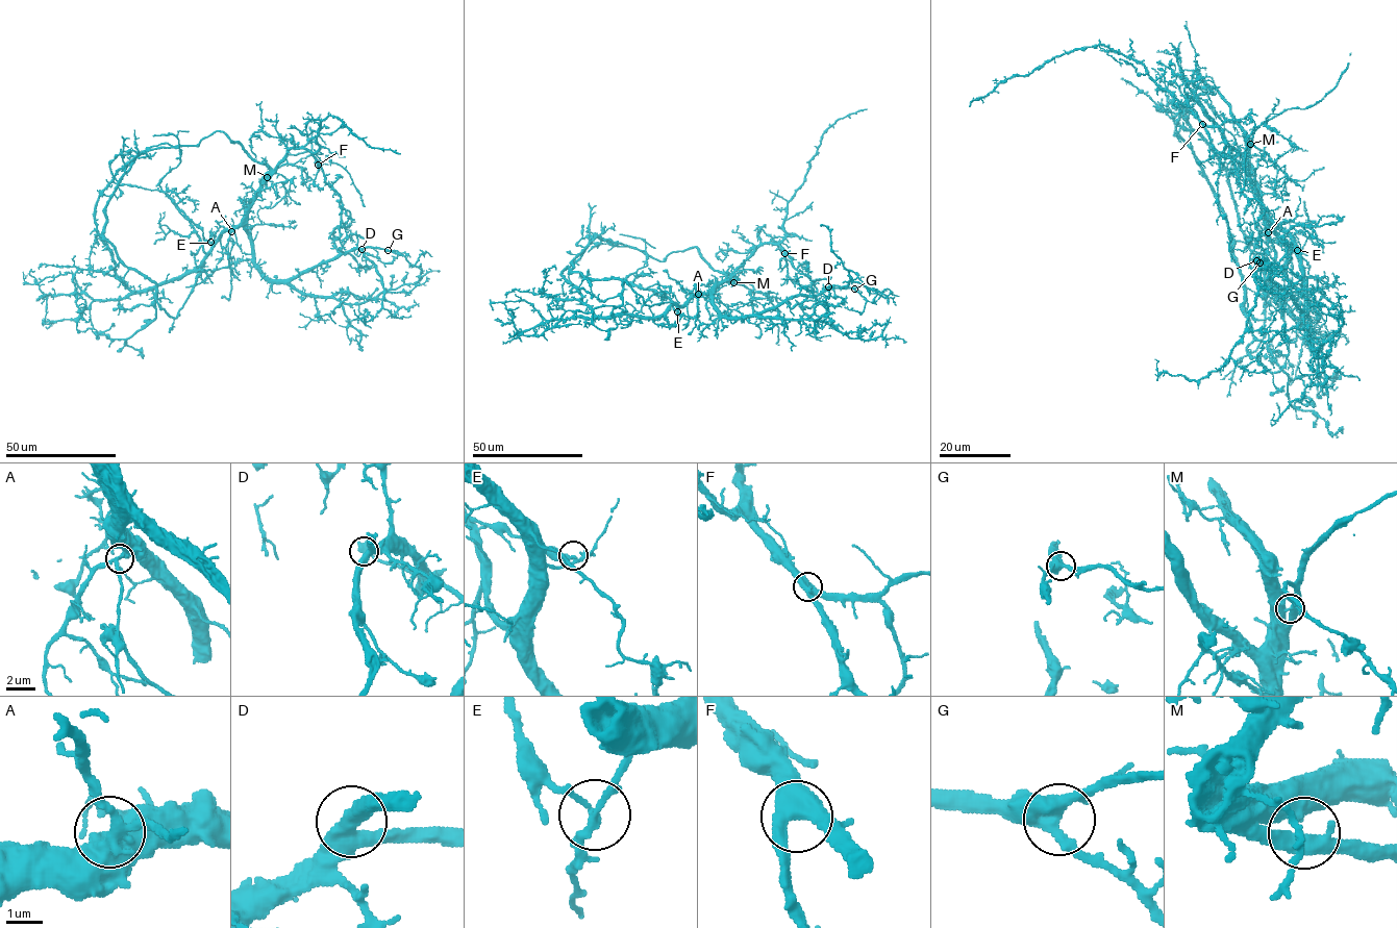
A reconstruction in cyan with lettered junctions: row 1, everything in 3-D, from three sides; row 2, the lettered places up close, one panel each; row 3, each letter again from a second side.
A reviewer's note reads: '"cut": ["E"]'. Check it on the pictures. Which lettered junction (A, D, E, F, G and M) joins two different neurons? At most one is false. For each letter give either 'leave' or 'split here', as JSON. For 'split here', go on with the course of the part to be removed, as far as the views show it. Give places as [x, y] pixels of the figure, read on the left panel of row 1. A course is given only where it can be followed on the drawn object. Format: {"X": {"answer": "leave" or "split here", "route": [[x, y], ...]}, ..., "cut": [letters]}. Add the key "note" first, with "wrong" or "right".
{"note": "right", "A": {"answer": "leave"}, "D": {"answer": "leave"}, "E": {"answer": "split here", "route": [[210, 243], [159, 185], [180, 161], [178, 148], [168, 143], [151, 146], [121, 171]]}, "F": {"answer": "leave"}, "G": {"answer": "leave"}, "M": {"answer": "leave"}, "cut": ["E"]}

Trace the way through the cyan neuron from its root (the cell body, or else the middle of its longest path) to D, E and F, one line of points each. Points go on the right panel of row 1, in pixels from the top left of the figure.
D: (1270, 227), (1273, 223), (1292, 241), (1301, 271), (1304, 311), (1271, 278), (1271, 266), (1266, 260), (1256, 260)
E: (1270, 227), (1291, 252), (1297, 250)
F: (1270, 227), (1246, 165), (1226, 144), (1205, 110), (1194, 99), (1186, 98), (1202, 124)

